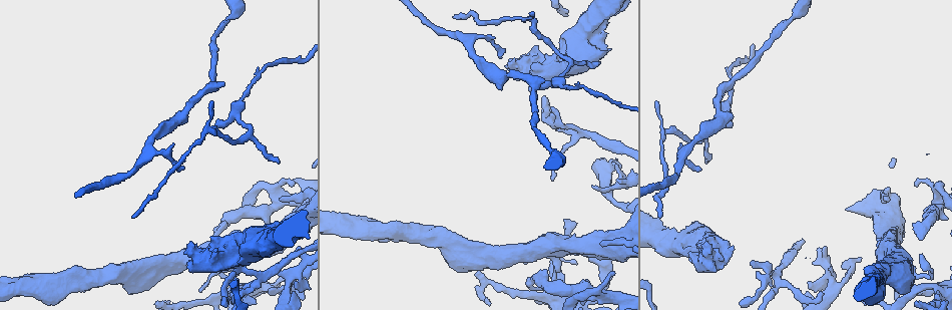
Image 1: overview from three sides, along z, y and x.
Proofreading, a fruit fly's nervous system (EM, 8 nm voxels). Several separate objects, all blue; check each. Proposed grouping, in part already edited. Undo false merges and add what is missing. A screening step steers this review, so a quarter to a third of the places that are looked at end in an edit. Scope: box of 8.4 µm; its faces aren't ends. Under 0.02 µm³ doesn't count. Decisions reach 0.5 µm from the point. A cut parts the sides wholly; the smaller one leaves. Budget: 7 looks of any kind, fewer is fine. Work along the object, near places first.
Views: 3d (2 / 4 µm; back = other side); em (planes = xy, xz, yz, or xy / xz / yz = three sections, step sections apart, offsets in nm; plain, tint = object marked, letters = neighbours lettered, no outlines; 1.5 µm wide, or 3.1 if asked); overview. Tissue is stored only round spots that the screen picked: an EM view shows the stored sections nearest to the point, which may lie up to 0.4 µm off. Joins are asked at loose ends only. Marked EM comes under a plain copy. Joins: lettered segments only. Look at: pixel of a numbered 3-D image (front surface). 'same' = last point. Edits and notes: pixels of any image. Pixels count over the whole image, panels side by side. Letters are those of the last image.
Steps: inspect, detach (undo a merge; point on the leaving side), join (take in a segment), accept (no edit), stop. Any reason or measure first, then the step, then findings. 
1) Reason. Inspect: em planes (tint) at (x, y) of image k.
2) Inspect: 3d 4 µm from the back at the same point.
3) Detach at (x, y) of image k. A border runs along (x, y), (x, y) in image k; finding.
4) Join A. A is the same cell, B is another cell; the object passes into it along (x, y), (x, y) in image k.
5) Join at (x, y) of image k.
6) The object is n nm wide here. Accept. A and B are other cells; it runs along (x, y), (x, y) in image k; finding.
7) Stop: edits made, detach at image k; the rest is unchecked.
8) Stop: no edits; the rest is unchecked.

An open end. Inspect: em xy step 8 (letters) at (532, 277) of image 1.

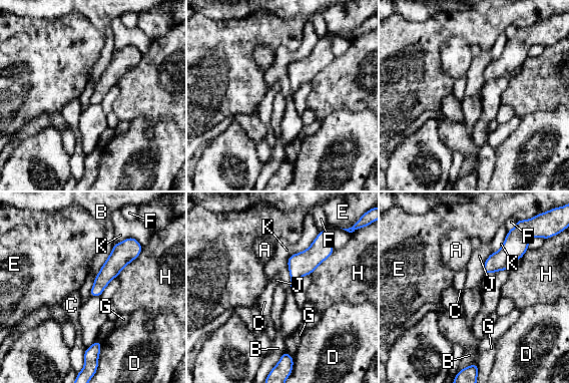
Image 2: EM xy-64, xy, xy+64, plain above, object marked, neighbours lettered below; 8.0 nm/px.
Accept. A, B, C, D, E, F, G, H, J and K are other cells; it runs along (131, 249), (104, 276), (93, 294) in image 2; none of them fits.

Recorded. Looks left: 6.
Branch stops here. Inspect: em yz step 4 (letters) at (275, 289) of image 1.

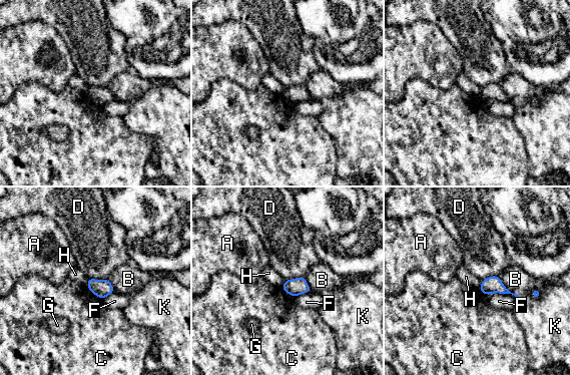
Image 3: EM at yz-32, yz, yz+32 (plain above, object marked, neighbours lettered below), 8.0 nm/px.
The longest contact is with F, 240 nm. Accept. A, B, C, D, F, G, H and K are other cells; no lettered segment goes on from it.

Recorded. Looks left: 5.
Abrupt turn. Inspect: em planes (letters) at (240, 294) of image 1.

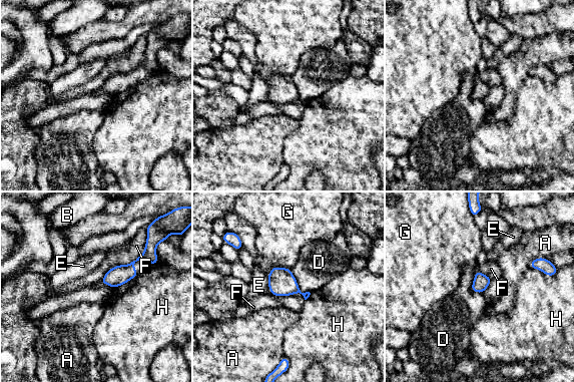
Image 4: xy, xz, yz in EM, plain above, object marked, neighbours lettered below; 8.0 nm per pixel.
The object is 20 nm wide here. Accept. A, B, D, E, F, G and H are other cells; a border runs along (272, 266), (291, 270) in image 4; one cell here.

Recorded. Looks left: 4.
Stop: no edits; the rest is unchecked.

